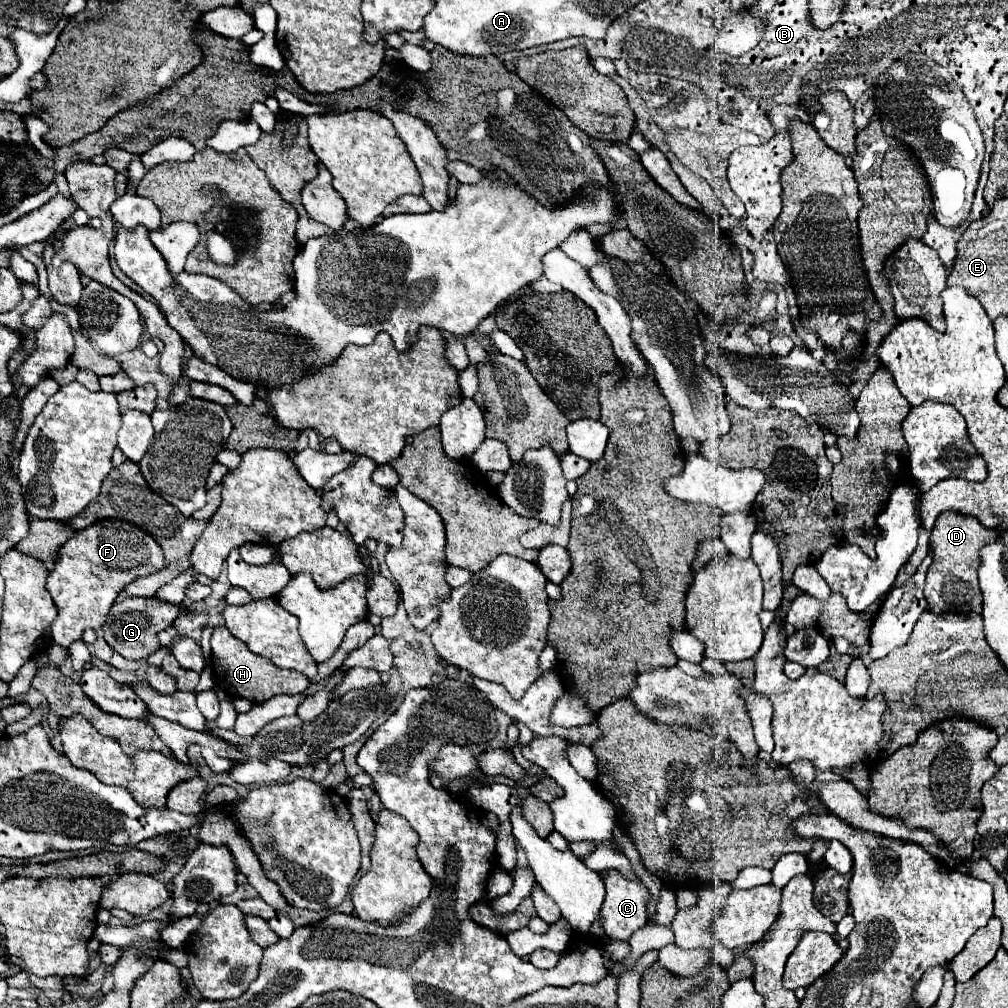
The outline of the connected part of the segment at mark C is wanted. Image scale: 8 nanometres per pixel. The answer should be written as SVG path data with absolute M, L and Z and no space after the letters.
M618 870L604 874L606 898L600 910L606 936L628 942L630 936L648 922L646 886L626 880Z

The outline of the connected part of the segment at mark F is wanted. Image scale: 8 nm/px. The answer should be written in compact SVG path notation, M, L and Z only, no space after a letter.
M100 520L84 530L76 530L74 536L62 546L60 558L54 566L54 570L48 576L46 588L52 594L54 604L58 606L58 618L52 622L52 638L56 644L70 648L72 642L82 640L82 634L86 628L102 628L108 616L108 610L112 608L118 592L130 582L140 576L148 576L154 572L160 572L164 568L164 552L160 544L144 530L130 522L122 520Z

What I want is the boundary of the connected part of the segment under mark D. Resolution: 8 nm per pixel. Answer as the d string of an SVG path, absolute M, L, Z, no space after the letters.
M946 510L938 516L932 534L930 534L930 552L932 552L932 564L926 572L926 584L924 584L924 596L928 600L928 608L934 614L956 610L960 614L964 612L980 612L982 610L982 592L978 586L978 550L996 540L998 532L992 528L986 528L974 520L974 516L958 516L954 510Z

